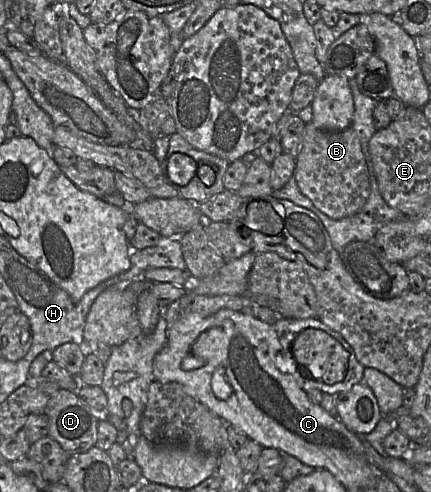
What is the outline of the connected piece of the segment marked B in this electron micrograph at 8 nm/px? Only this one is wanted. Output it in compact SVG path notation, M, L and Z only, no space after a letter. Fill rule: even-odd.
M307 123L293 176L300 191L315 207L335 220L358 213L370 195L367 163L352 126L342 131L328 131Z

